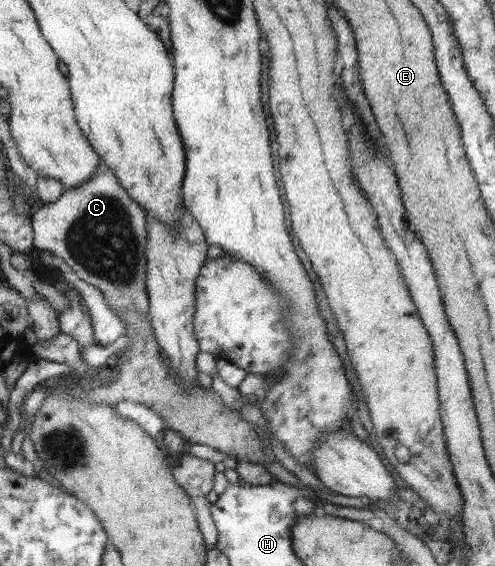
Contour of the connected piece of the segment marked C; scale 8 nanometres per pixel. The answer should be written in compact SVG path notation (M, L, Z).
M99 158L93 178L71 190L63 190L55 203L42 205L29 218L33 227L33 247L61 257L82 281L103 293L116 315L126 310L147 313L147 213L130 199L102 158Z

